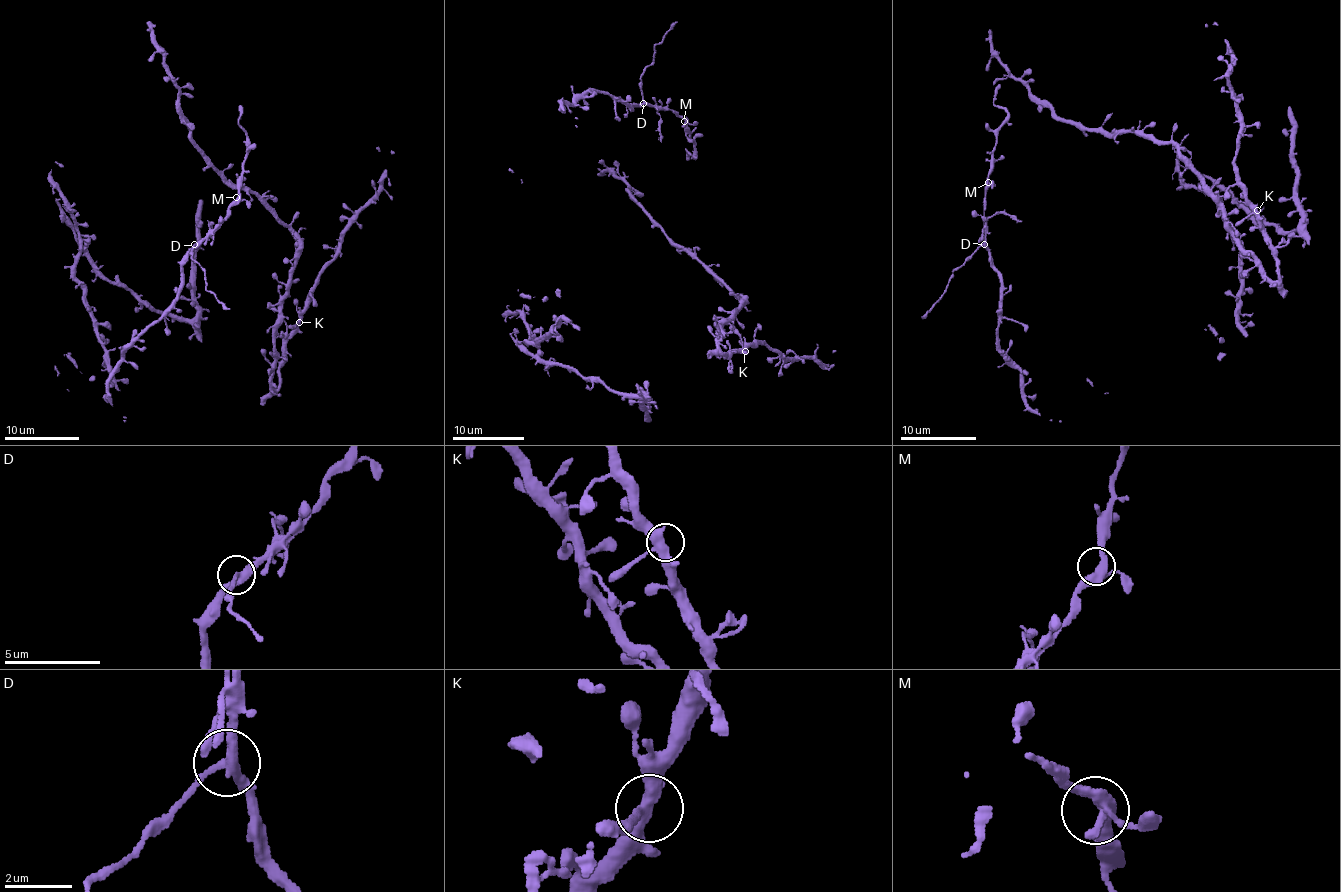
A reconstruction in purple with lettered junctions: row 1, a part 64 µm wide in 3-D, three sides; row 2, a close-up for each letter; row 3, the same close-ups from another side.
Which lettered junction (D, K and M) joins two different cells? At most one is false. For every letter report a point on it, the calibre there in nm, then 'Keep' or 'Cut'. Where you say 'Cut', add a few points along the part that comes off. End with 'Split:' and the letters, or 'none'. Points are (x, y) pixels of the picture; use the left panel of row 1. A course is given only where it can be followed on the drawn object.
D: Place: (194, 244). Thickness 300 nm. Cut. Course of the part to remove: (194, 244), (192, 260), (205, 273), (205, 288), (229, 310)
K: Place: (299, 322). Thickness 400 nm. Keep
M: Place: (236, 197). Thickness 320 nm. Keep
Split: D

